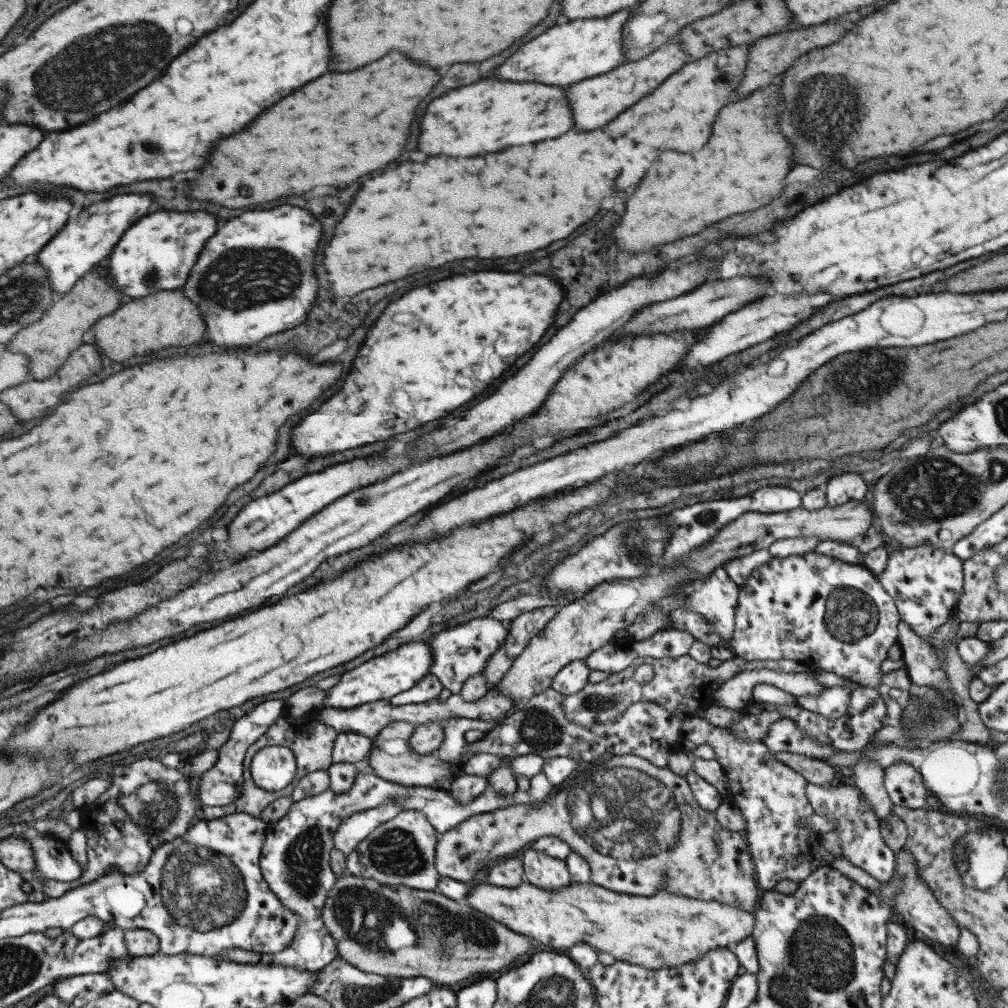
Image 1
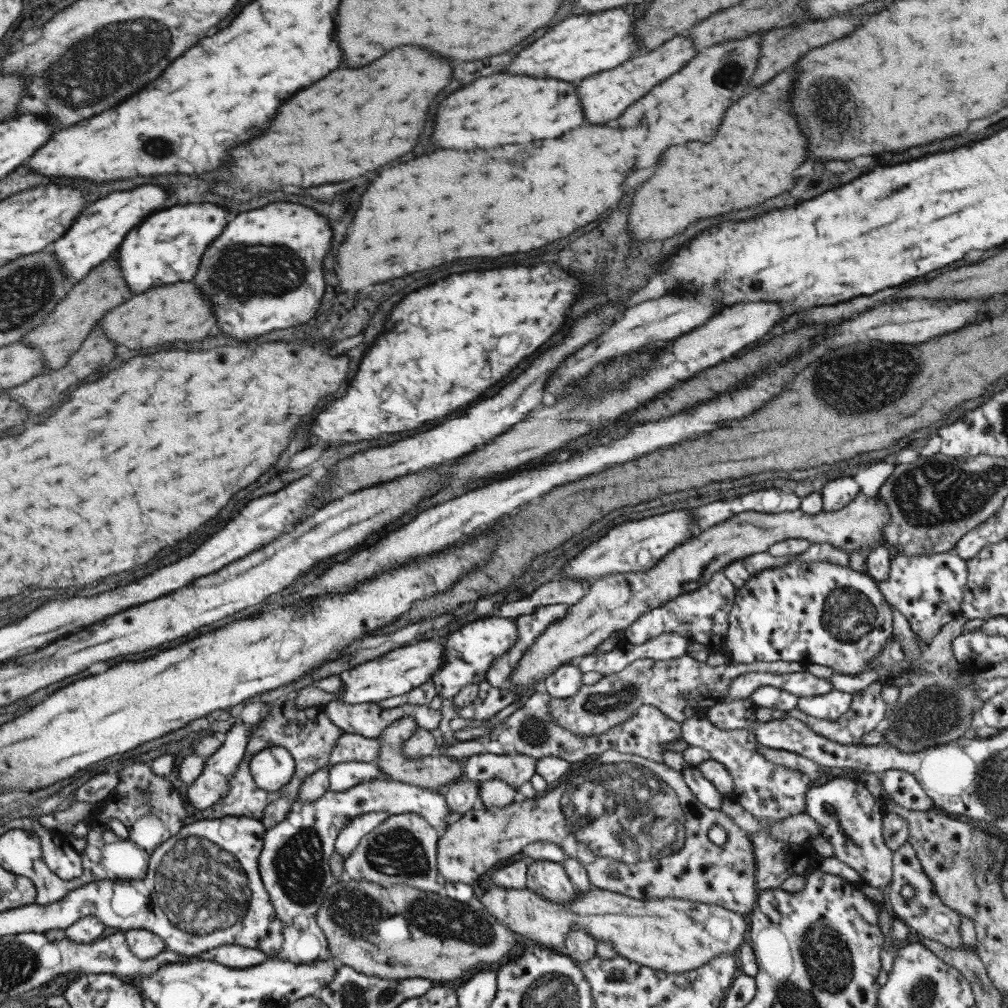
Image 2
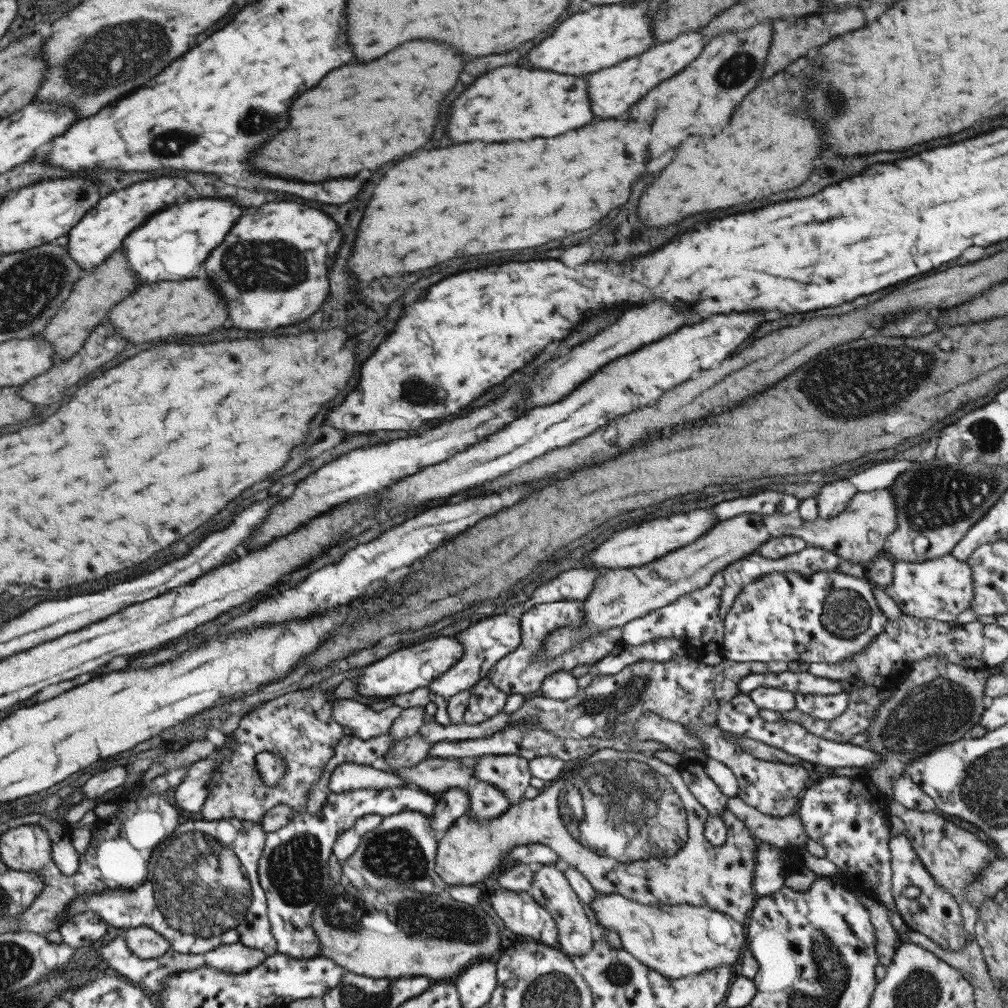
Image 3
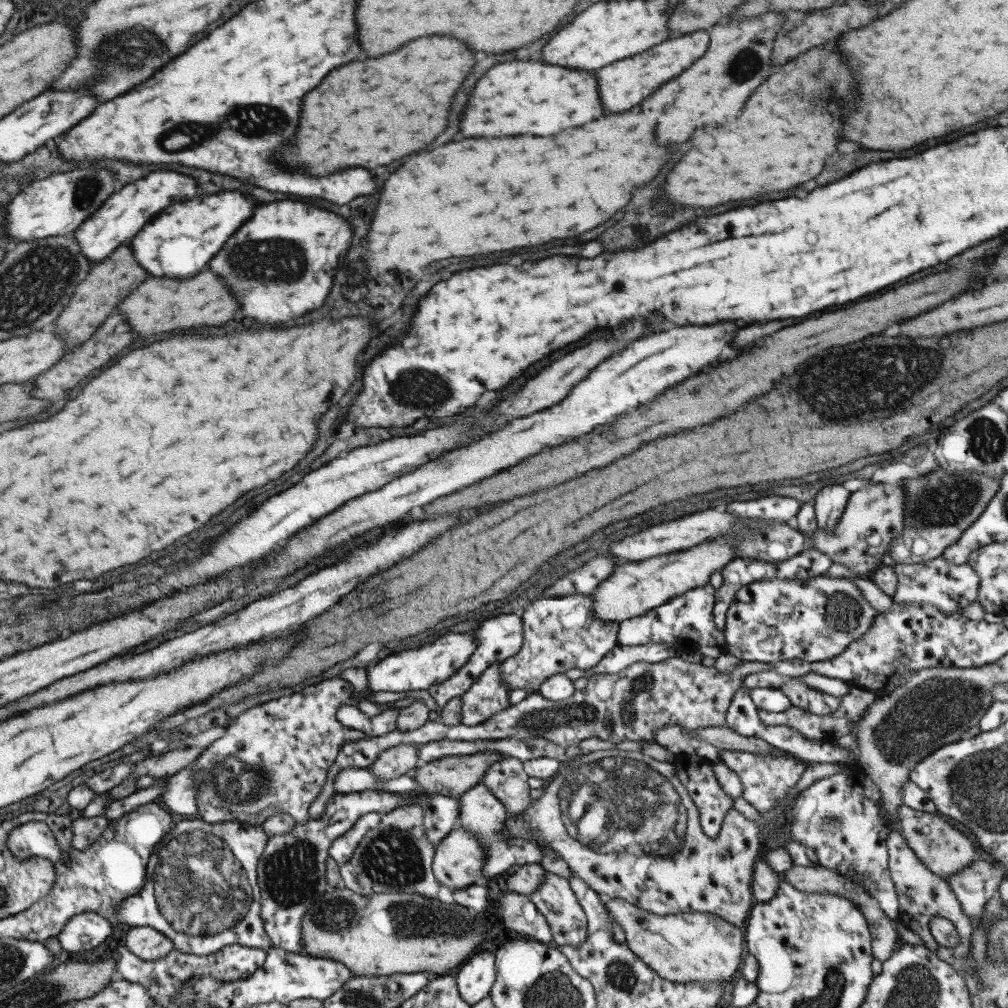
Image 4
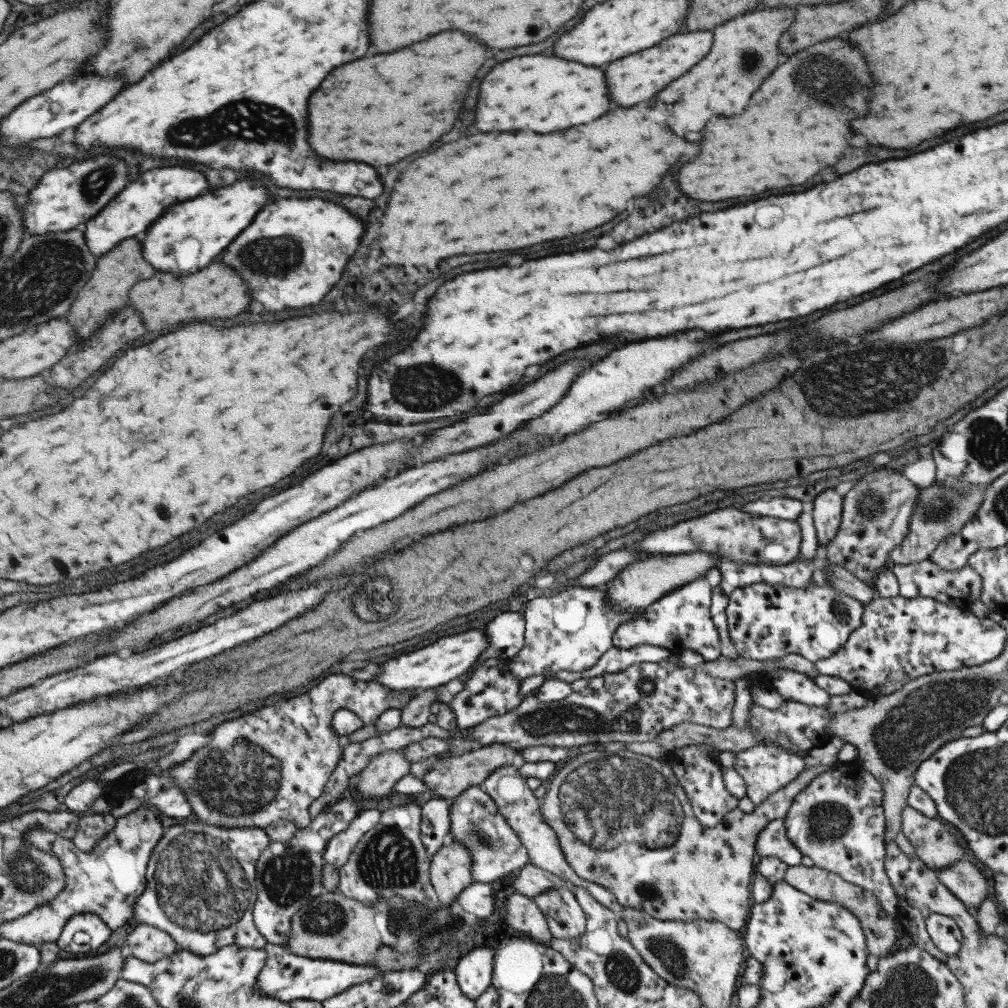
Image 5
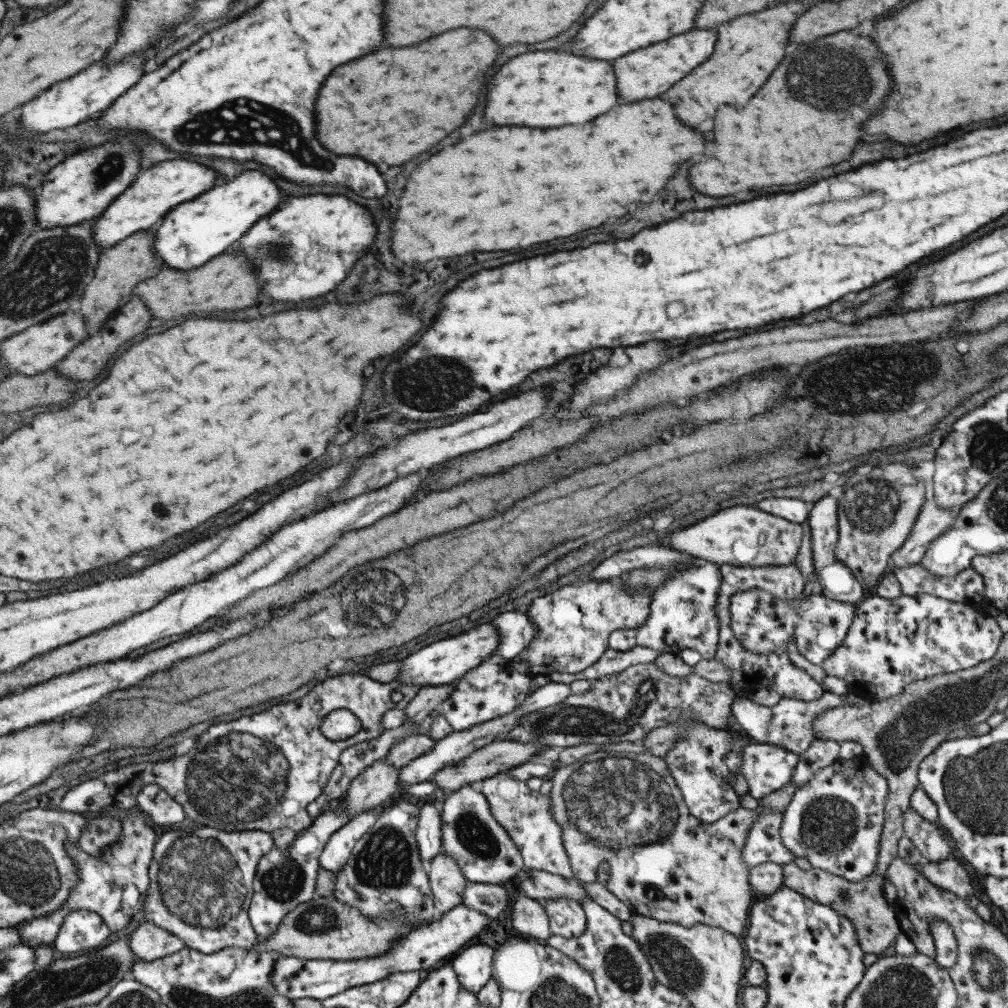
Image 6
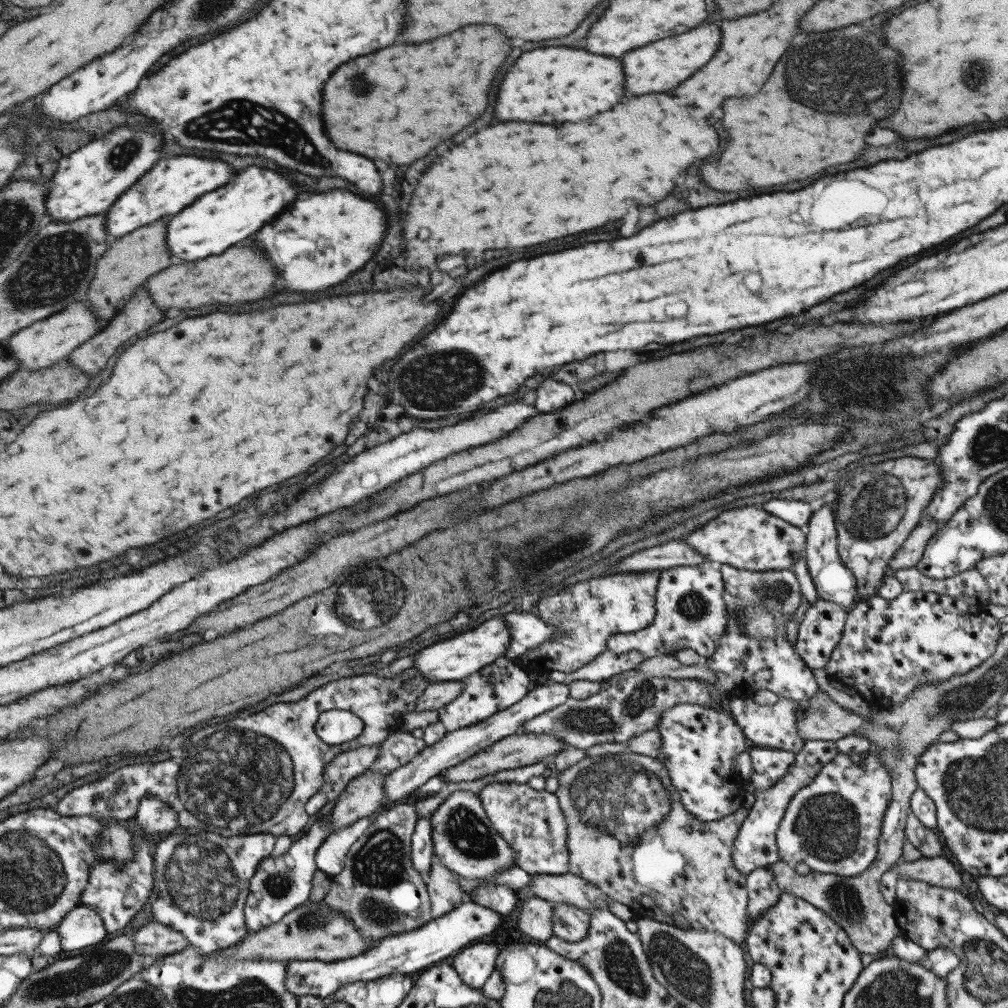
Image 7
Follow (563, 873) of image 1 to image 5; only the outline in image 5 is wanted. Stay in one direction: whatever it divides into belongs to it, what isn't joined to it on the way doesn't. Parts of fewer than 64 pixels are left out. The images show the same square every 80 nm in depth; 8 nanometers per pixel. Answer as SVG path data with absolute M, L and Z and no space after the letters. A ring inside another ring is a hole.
M559 886L531 900L543 913L551 938L572 940L581 936L586 918L571 890Z

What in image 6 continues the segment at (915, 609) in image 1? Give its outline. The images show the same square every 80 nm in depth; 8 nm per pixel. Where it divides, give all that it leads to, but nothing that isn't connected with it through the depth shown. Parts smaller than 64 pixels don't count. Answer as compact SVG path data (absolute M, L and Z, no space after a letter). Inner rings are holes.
M908 564L901 568L895 567L892 575L900 584L901 595L925 593L969 606L985 600L981 575L970 566L953 576L945 577L927 572L920 564Z

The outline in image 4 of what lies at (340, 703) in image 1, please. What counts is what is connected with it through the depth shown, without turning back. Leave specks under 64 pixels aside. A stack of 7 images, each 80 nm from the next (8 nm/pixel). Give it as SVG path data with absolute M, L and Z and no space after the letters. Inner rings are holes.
M455 633L441 636L437 640L415 649L392 653L377 660L366 668L366 686L372 692L405 692L425 690L440 684L461 668L476 649L477 643L472 634Z

